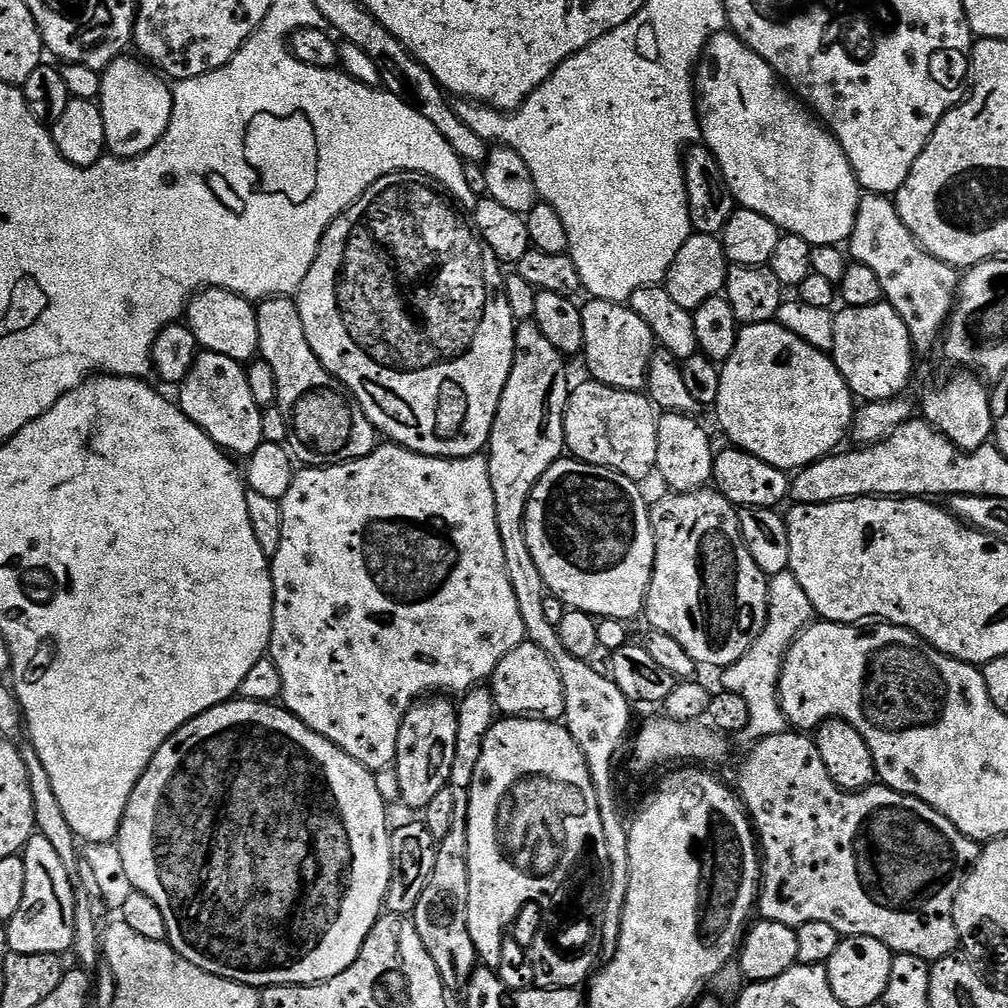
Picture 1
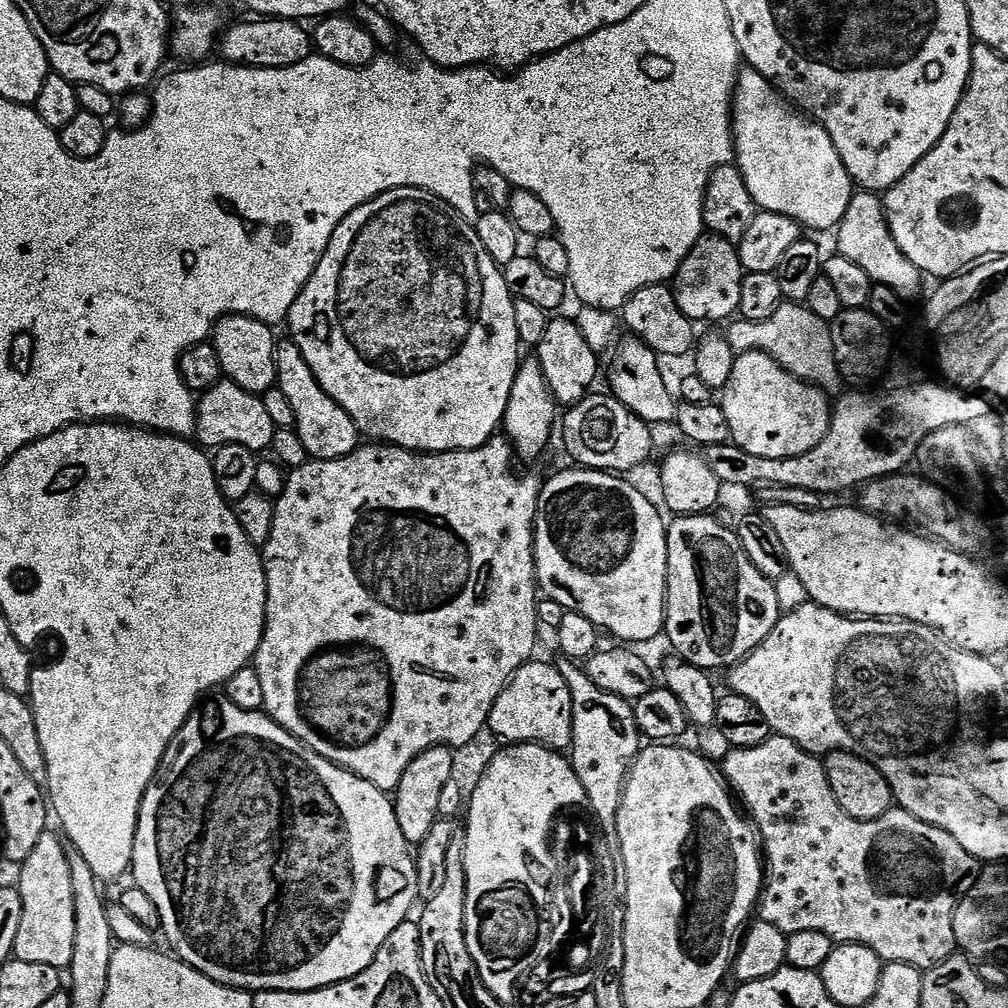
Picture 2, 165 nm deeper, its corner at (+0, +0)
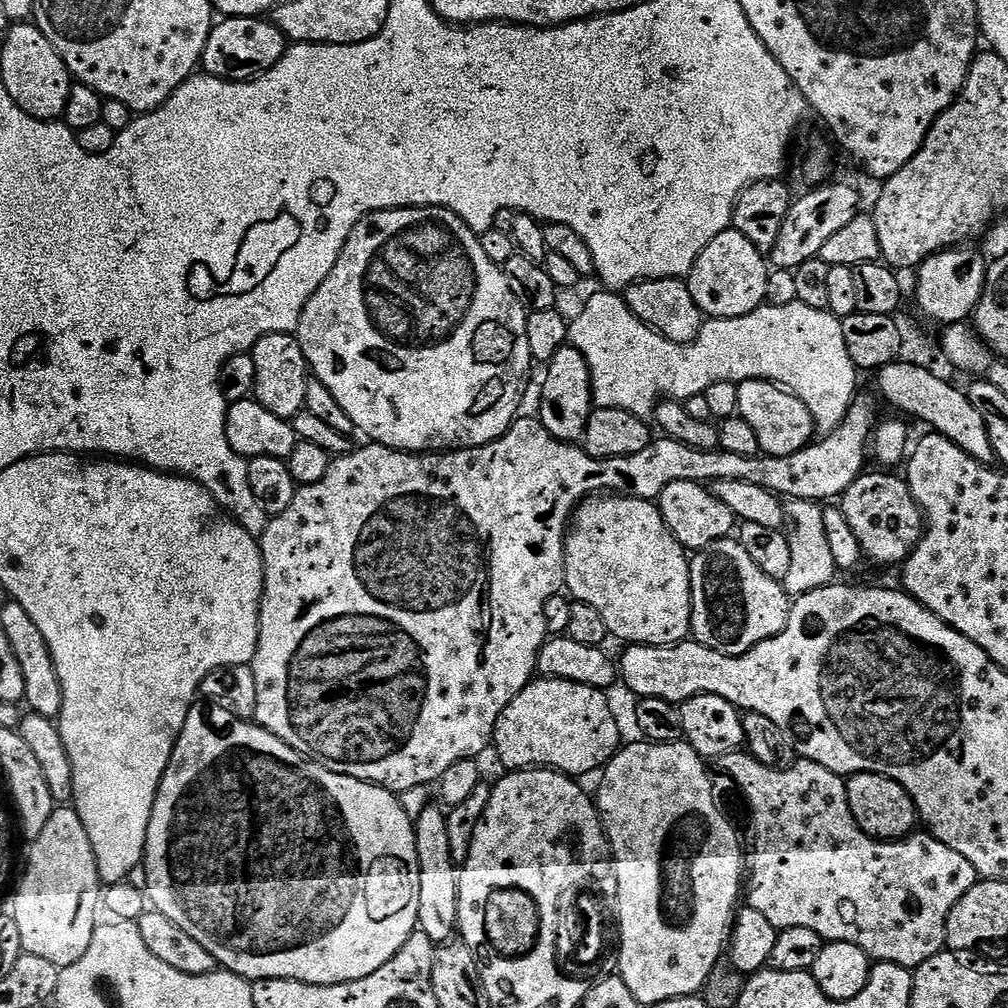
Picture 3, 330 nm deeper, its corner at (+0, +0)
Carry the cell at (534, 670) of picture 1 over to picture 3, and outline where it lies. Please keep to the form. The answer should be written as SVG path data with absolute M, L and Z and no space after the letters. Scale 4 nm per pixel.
M547 678L533 679L514 698L514 702L502 710L496 723L496 732L492 735L494 752L496 748L501 762L508 770L550 768L553 772L562 772L573 778L581 778L596 767L599 769L607 765L621 747L622 739L620 740L620 724L604 696L607 695L601 689L592 688L589 684Z

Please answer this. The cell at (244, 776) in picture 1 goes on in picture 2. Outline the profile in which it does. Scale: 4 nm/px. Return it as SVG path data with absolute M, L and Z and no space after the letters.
M213 695L213 700L205 699L199 705L197 711L193 712L178 730L178 734L170 742L170 746L166 750L166 754L162 758L162 762L156 771L156 777L152 780L152 785L146 790L146 794L140 803L140 817L138 818L138 826L136 827L136 837L134 838L134 854L132 855L132 867L130 871L136 876L135 887L140 888L146 894L150 894L150 902L154 902L154 906L158 906L158 914L160 915L160 928L162 932L168 935L168 940L172 943L171 951L175 953L179 959L184 960L190 967L196 968L202 974L206 974L210 978L214 978L214 982L222 982L228 984L231 988L243 988L253 994L265 992L266 990L294 990L295 992L309 992L310 990L318 990L325 988L331 984L337 984L343 980L354 978L358 974L362 974L362 970L366 970L366 966L370 966L374 962L374 958L378 954L378 950L382 950L382 946L386 942L386 938L390 938L390 934L394 934L394 930L398 930L398 926L409 919L412 903L417 903L420 887L418 886L418 874L416 873L416 858L414 855L413 845L402 834L402 826L398 826L398 818L396 817L396 805L385 793L379 788L375 788L368 780L363 780L361 776L355 776L353 772L349 772L347 768L341 768L335 759L327 760L321 753L314 748L306 747L297 736L277 724L271 716L263 711L247 712L230 702L227 695Z

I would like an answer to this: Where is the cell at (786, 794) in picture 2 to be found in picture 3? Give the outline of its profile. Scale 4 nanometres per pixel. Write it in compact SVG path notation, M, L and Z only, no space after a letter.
M747 751L728 752L719 757L718 764L724 767L724 772L740 787L742 795L748 799L748 808L752 811L752 852L750 848L750 875L746 880L746 904L747 907L758 910L766 922L770 922L777 930L786 928L805 928L814 930L826 942L837 940L838 942L850 942L862 949L869 958L881 964L897 964L909 970L920 967L922 962L934 958L946 948L946 922L950 918L950 910L958 906L958 902L966 893L978 883L978 877L974 866L958 854L958 850L950 850L942 841L927 831L920 830L915 834L909 834L902 840L885 842L874 840L866 835L858 826L854 814L850 810L850 802L846 791L846 780L843 776L835 776L826 766L818 766L814 762L800 758L788 768L771 768L762 762L758 762Z

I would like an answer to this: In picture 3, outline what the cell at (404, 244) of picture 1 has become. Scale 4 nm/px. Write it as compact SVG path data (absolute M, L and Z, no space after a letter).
M391 208L381 212L371 212L364 216L350 230L350 238L346 238L346 246L326 282L311 298L302 310L300 324L294 333L300 342L300 349L310 369L311 375L330 390L334 402L342 406L344 413L350 418L353 429L358 433L365 432L367 439L373 444L384 444L395 448L398 452L414 452L417 454L439 454L445 450L457 448L477 448L497 440L517 419L516 407L520 404L520 387L524 384L524 375L534 368L530 354L530 341L526 338L526 322L528 312L514 298L510 286L503 282L488 284L488 280L499 281L502 276L501 265L486 258L486 250L482 250L480 236L470 231L454 213L445 208Z

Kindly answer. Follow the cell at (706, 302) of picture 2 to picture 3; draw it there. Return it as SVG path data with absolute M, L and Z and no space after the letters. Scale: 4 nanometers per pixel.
M729 230L718 234L718 238L714 238L714 242L710 242L706 250L702 250L702 254L698 254L692 271L686 277L686 283L694 302L700 307L705 317L713 320L734 319L750 314L767 301L766 286L769 271L770 264L765 253L756 248L754 242L750 242L750 238L746 238L735 230Z

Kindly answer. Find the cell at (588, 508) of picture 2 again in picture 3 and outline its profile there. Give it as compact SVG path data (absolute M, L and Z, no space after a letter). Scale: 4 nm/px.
M593 494L580 501L564 533L564 583L573 601L594 606L602 614L609 633L628 646L648 644L667 648L683 644L692 630L692 587L689 553L672 537L659 507L651 500L635 500L627 494Z

